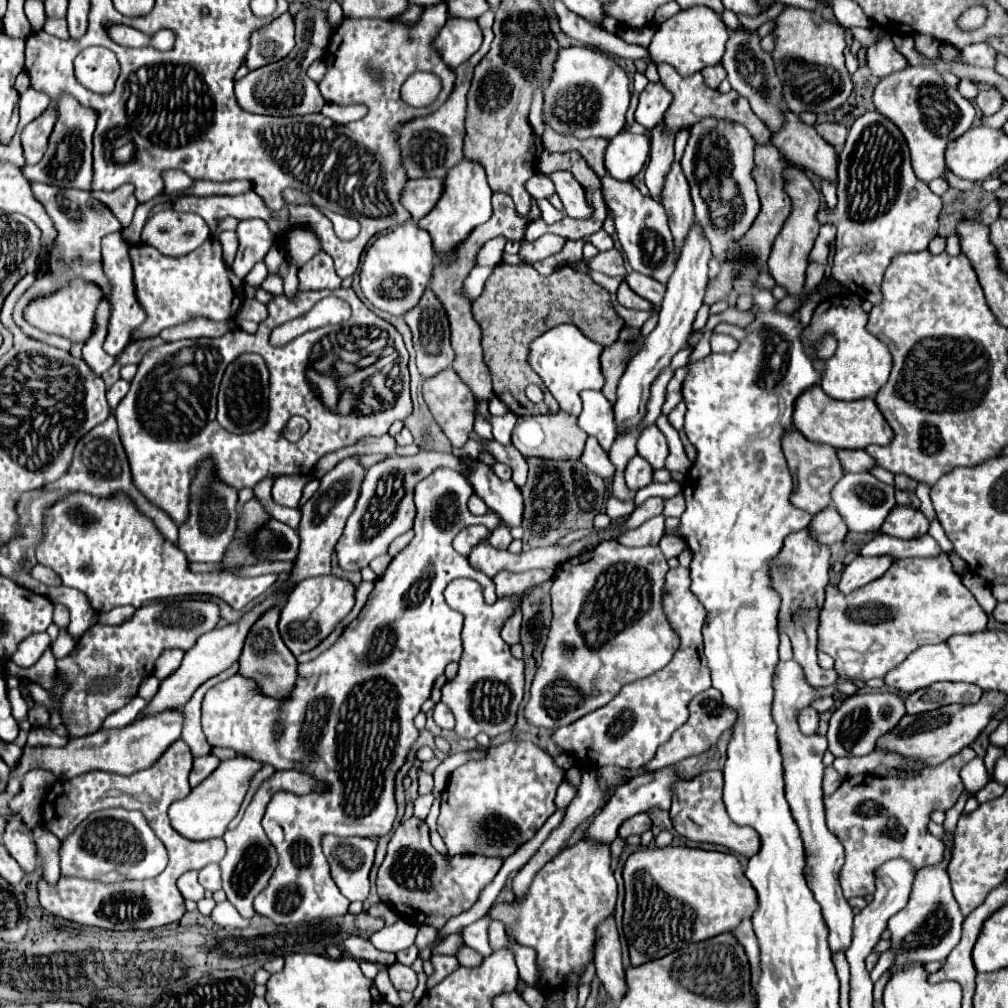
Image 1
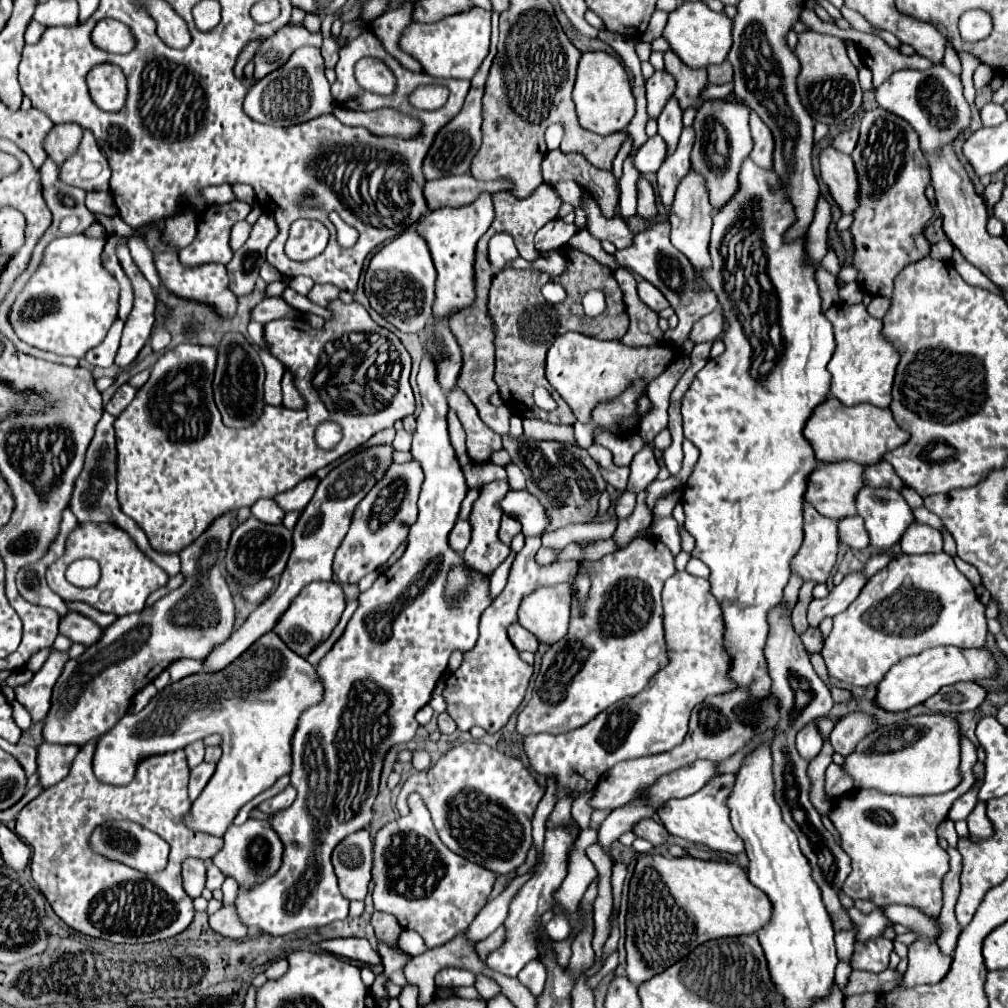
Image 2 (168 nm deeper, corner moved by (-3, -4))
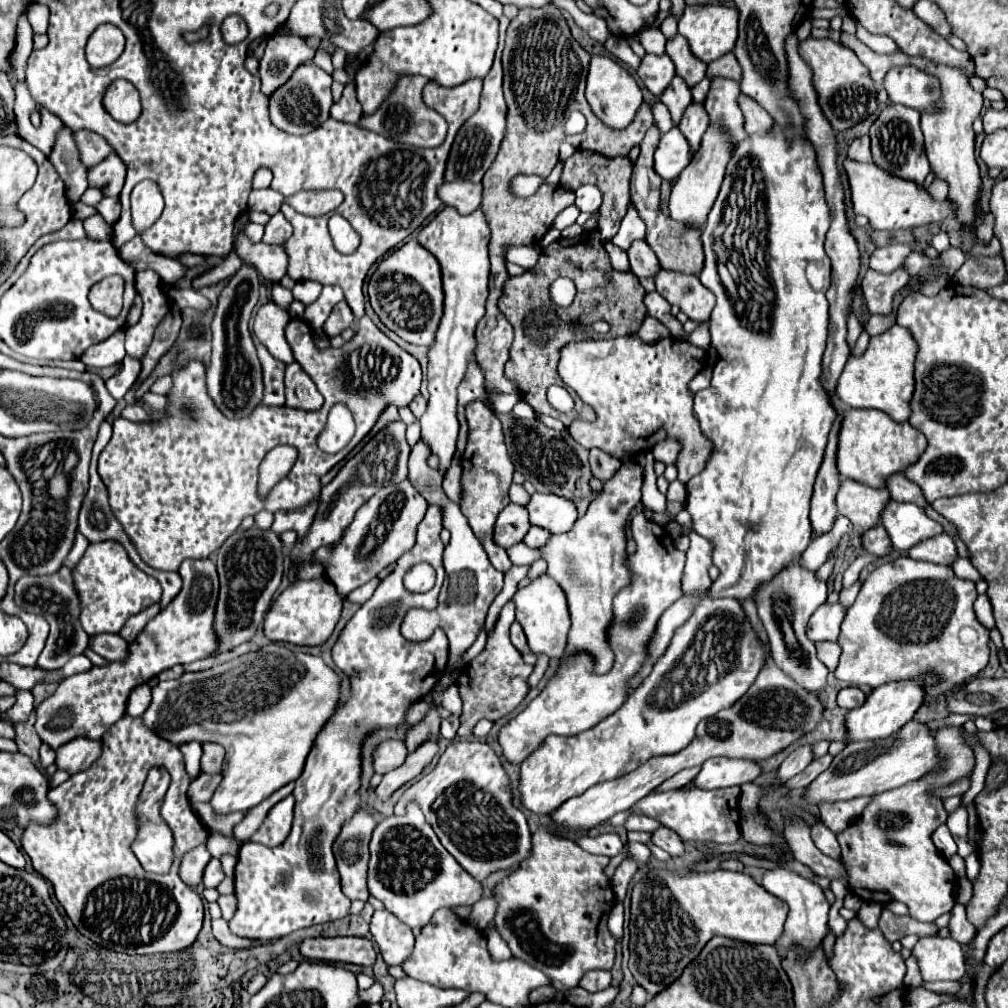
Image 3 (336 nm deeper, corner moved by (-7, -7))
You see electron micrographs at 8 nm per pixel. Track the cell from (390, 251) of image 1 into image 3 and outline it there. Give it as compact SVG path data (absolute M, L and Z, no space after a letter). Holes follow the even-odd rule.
M414 238L386 256L368 282L370 304L384 326L410 344L430 346L442 316L442 280L438 260Z

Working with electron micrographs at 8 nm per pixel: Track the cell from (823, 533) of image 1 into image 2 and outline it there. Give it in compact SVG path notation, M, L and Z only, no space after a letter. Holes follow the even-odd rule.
M858 515L846 517L846 519L842 519L840 525L838 525L840 541L846 543L846 545L850 545L850 547L856 549L856 551L866 549L866 547L870 545L870 537L866 535L864 529L866 529L866 527L864 527L864 521L862 521Z

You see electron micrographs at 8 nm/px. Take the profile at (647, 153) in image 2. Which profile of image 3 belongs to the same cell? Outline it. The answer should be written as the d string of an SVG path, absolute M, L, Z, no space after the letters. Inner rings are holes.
M672 128L660 138L654 152L654 170L664 178L676 178L690 162L690 146L678 128Z

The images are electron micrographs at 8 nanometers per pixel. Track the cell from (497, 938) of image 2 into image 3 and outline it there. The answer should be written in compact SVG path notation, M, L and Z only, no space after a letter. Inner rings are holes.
M538 826L538 830L532 834L532 846L534 850L530 858L522 862L518 870L506 876L494 890L494 898L498 900L494 928L500 932L500 936L512 950L512 956L542 970L546 976L550 976L552 986L556 990L566 992L572 986L578 986L580 978L588 970L610 970L614 964L616 940L610 936L606 928L606 918L616 898L610 882L604 876L604 868L608 866L610 858L582 850L576 840L564 838L548 826Z

